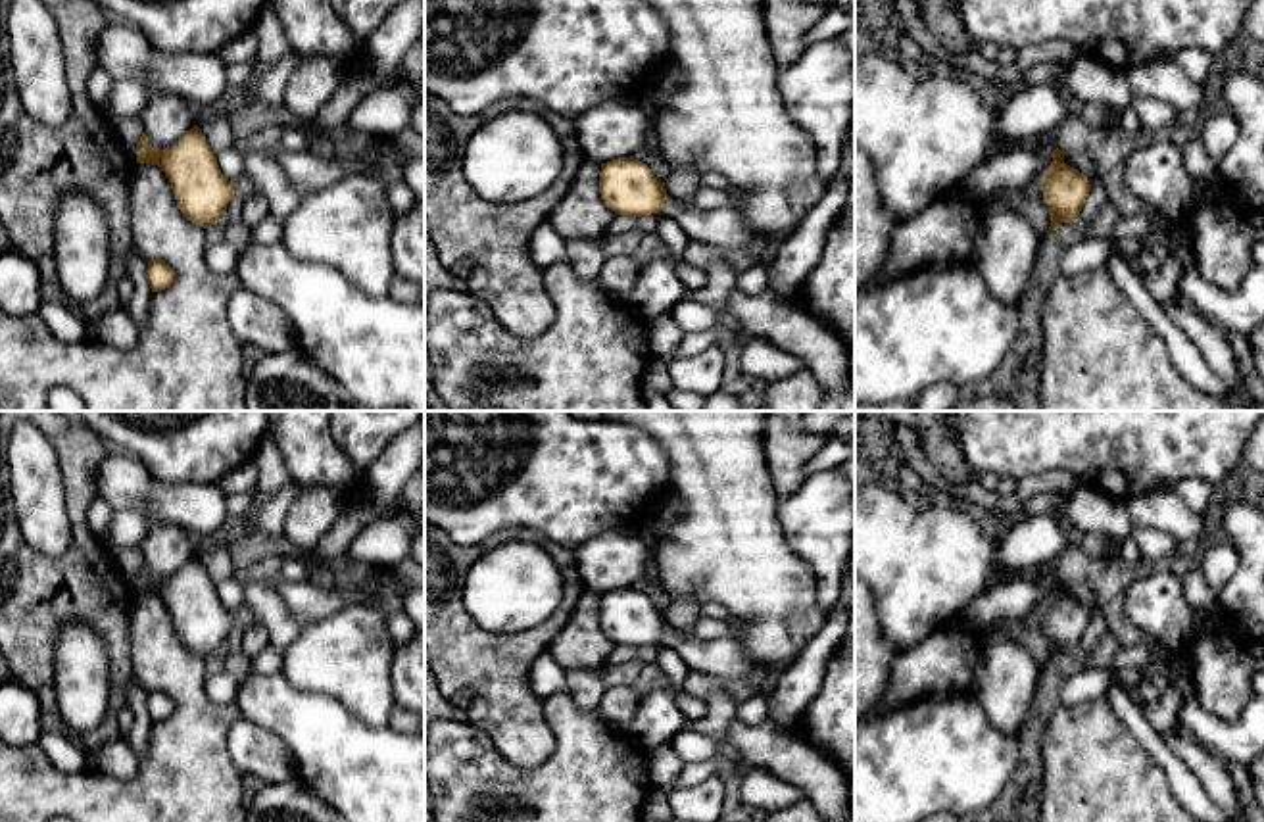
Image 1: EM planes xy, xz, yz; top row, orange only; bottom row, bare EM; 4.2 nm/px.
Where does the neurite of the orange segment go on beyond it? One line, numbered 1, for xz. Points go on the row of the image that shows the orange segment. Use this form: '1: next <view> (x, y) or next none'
1: next xz (725, 225)

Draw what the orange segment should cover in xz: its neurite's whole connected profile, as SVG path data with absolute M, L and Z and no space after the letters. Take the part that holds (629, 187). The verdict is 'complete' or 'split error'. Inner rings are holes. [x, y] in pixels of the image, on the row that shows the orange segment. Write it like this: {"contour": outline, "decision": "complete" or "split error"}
{"contour": "M634 156L601 163L599 194L615 215L667 215L674 219L692 240L747 250L765 259L770 255L770 244L763 234L749 230L745 217L732 202L717 209L686 206L668 196L665 182Z", "decision": "split error"}

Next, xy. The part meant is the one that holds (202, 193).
{"contour": "M198 125L165 150L154 148L142 133L136 163L158 165L171 182L181 213L204 229L225 213L232 198L244 202L259 192L246 173L236 181L221 173Z", "decision": "split error"}

